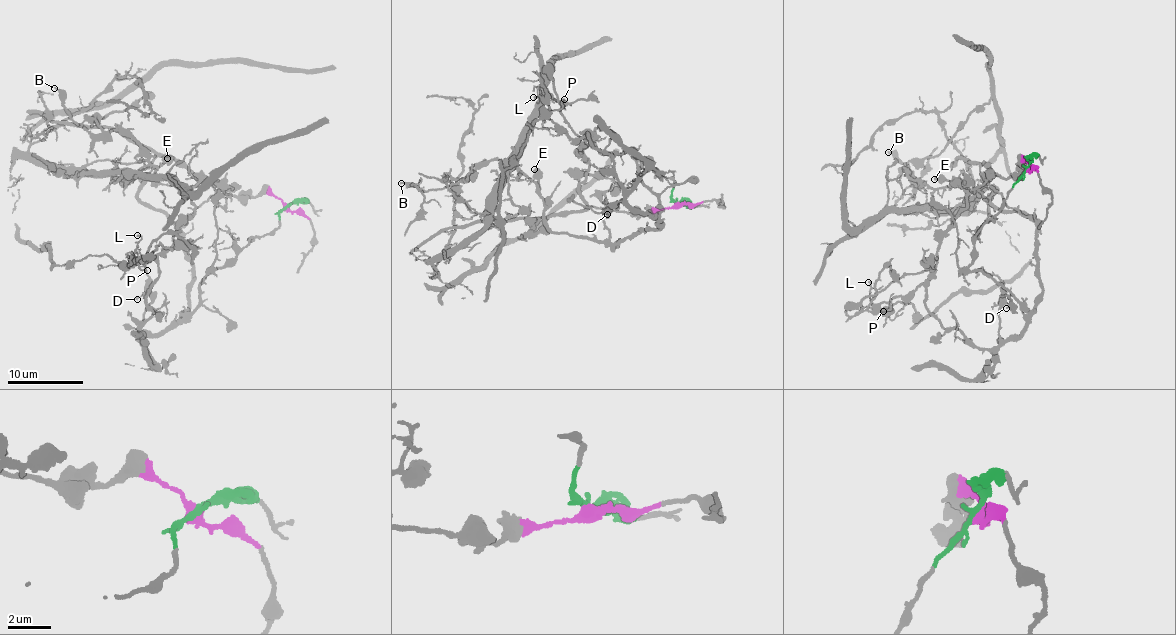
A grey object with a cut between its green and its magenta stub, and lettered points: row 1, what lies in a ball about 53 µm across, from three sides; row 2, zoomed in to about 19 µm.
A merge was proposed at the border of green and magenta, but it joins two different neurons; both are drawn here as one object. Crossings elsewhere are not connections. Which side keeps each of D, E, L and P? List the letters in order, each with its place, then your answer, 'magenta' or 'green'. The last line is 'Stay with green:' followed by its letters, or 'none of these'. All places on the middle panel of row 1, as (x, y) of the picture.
D: at (607, 214); green
E: at (534, 169); green
L: at (533, 97); green
P: at (564, 99); green
Stay with green: D, E, L, P

